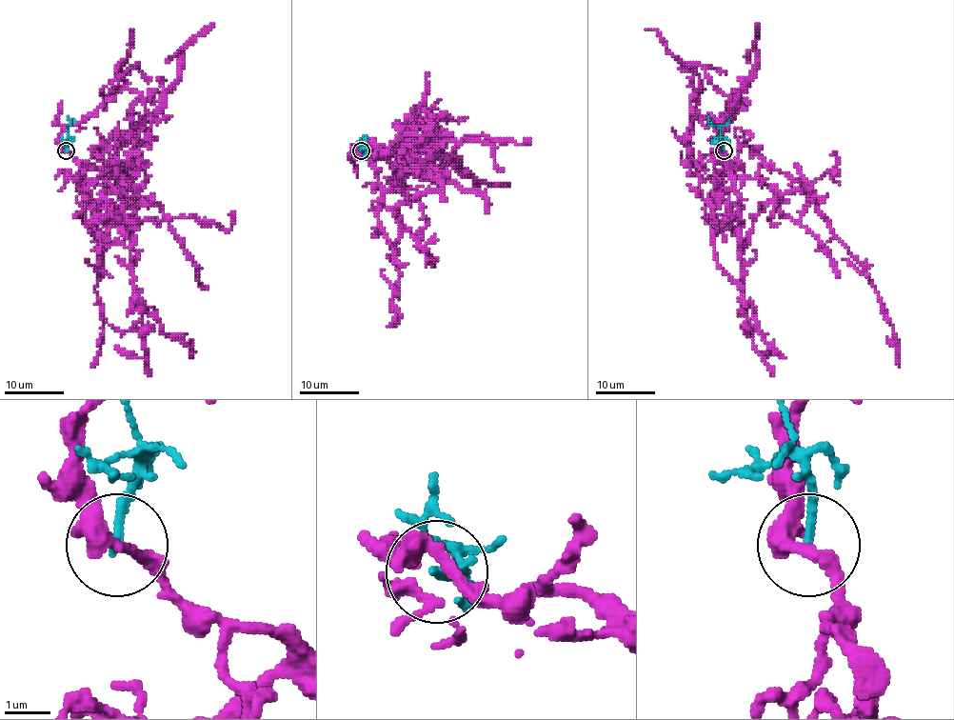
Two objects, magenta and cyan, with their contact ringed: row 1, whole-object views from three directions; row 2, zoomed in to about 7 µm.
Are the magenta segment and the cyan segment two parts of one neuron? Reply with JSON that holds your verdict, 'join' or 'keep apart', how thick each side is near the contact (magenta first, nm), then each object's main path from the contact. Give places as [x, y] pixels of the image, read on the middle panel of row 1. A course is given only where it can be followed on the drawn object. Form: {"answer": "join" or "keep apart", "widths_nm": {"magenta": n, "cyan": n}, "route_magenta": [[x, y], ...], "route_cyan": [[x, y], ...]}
{"answer": "keep apart", "widths_nm": {"magenta": 300, "cyan": 190}, "route_magenta": [[361, 150], [432, 168], [403, 173], [398, 321], [387, 327]], "route_cyan": [[361, 151], [364, 150], [364, 134]]}

